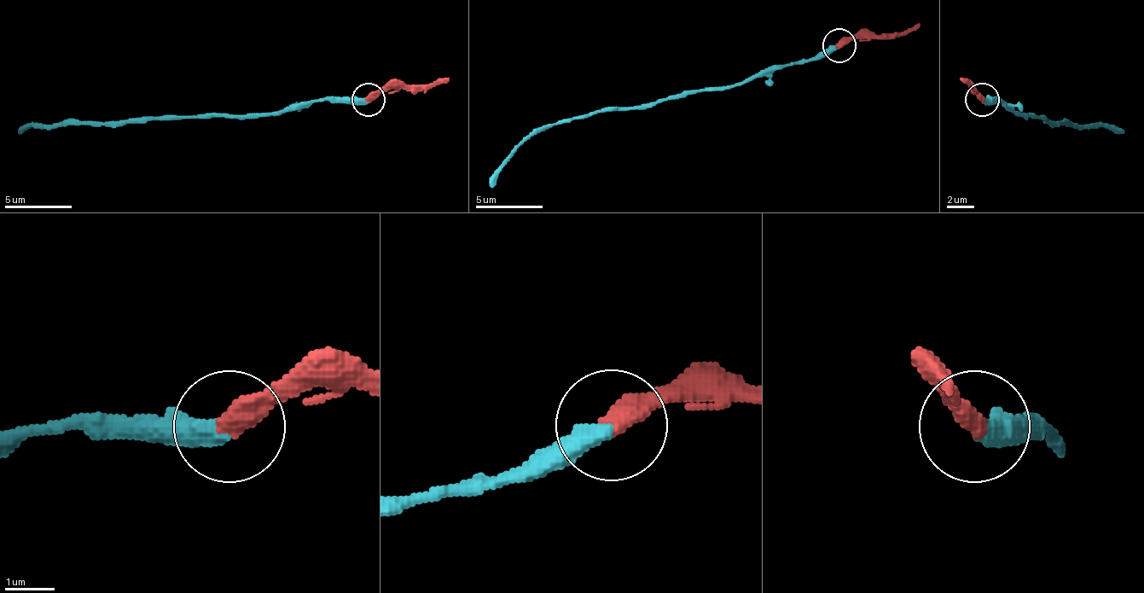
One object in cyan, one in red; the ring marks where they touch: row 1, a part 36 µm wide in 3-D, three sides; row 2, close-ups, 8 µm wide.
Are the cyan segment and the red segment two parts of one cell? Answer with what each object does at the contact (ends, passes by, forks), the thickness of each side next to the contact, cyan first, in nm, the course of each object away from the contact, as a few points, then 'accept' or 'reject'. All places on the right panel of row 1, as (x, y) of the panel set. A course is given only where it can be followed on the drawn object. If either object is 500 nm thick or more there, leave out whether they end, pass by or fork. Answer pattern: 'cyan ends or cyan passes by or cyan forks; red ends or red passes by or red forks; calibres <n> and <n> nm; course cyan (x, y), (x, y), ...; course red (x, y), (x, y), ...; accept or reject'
cyan ends; red ends; calibres 400 and 460 nm; course cyan (983, 101), (1006, 104), (1023, 113), (1042, 120), (1106, 124), (1123, 134); course red (983, 101), (959, 77); accept

